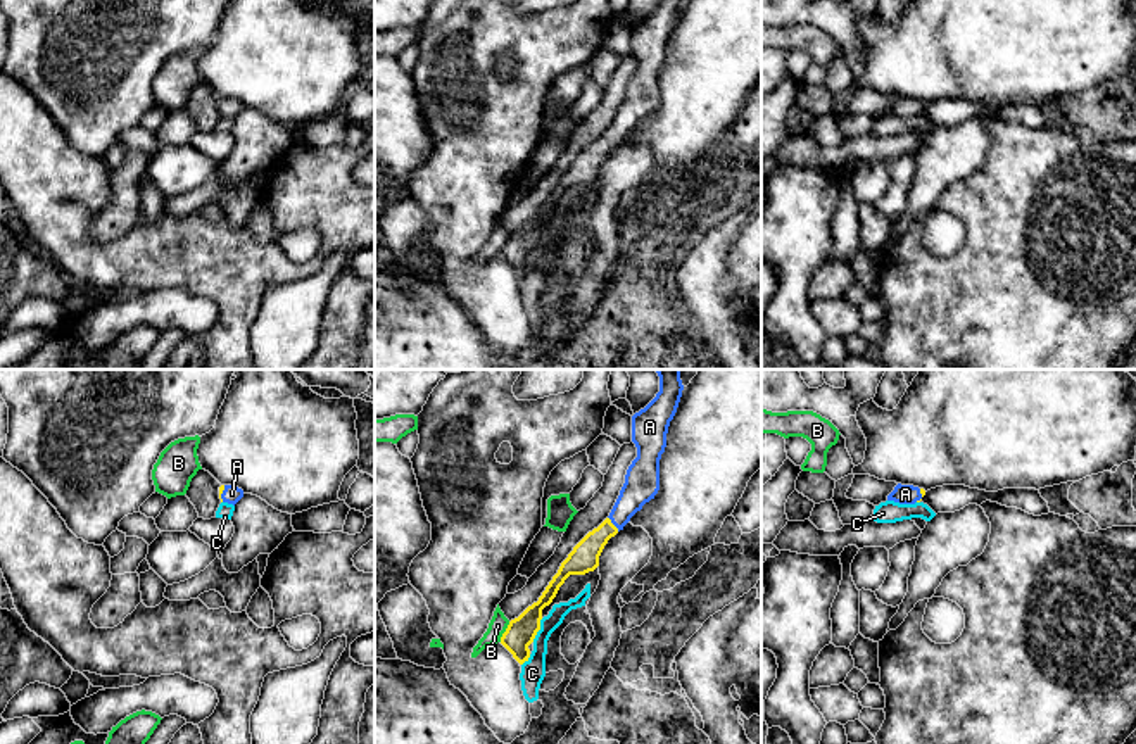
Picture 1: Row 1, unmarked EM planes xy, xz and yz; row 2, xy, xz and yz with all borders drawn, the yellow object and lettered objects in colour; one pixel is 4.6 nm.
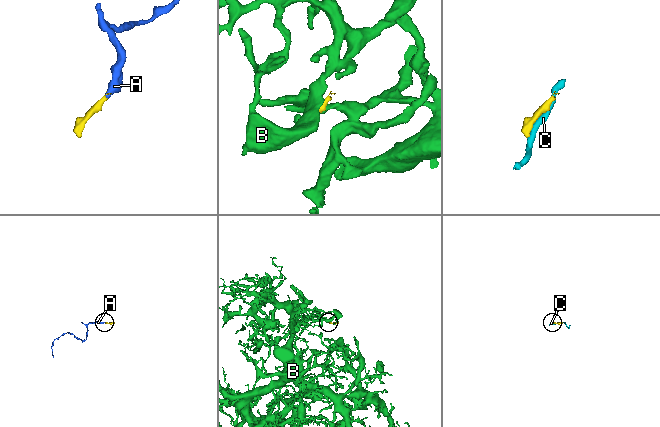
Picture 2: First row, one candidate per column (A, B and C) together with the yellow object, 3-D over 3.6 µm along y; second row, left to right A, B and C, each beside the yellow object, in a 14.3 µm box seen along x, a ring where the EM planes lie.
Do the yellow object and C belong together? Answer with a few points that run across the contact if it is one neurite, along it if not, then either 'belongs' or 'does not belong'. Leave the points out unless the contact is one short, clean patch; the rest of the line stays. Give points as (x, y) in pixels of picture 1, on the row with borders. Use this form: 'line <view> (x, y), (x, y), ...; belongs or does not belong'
does not belong

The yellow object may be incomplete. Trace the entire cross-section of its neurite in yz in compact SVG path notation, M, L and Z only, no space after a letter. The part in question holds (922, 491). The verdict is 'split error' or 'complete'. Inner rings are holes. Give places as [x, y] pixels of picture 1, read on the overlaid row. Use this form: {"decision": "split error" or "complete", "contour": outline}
{"decision": "split error", "contour": "M898 483L894 490L887 495L887 501L894 501L899 504L915 504L920 502L924 495L924 489Z"}

